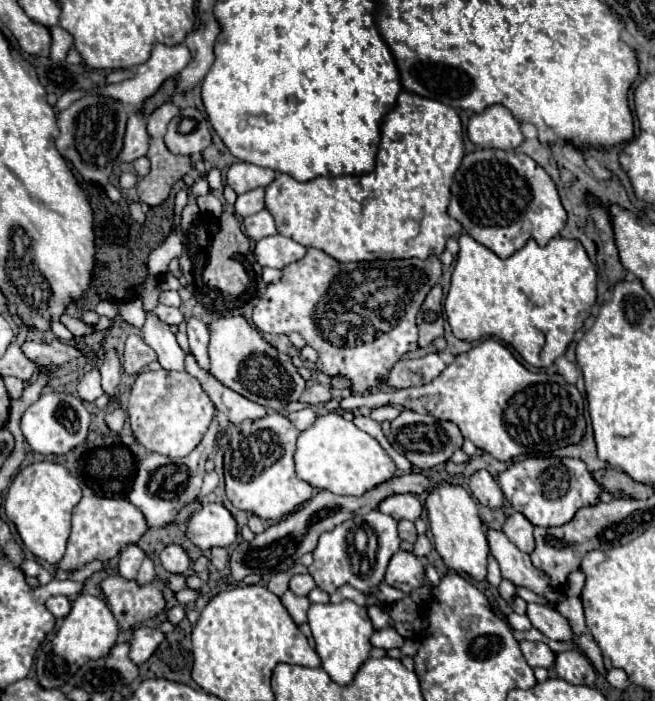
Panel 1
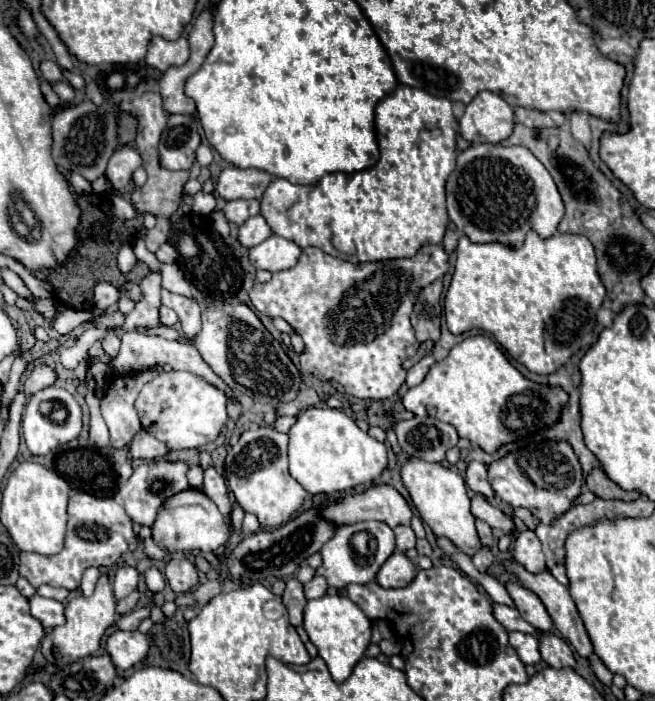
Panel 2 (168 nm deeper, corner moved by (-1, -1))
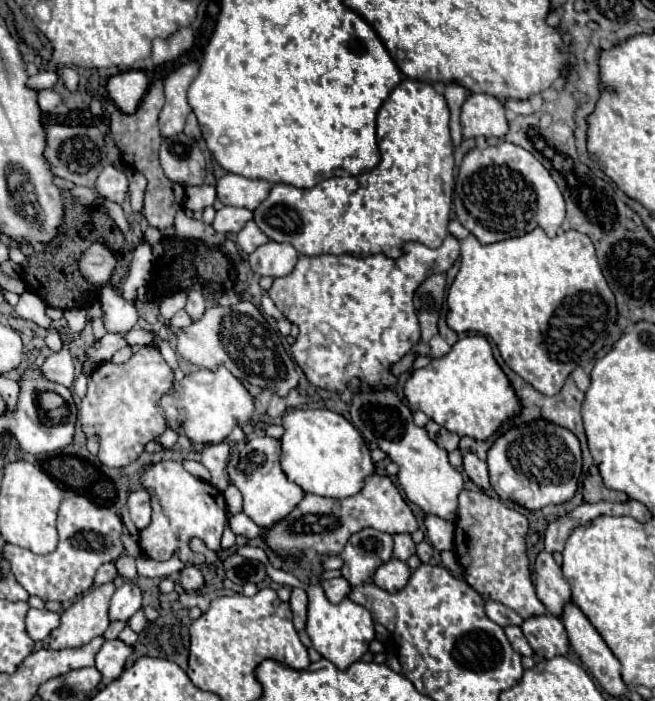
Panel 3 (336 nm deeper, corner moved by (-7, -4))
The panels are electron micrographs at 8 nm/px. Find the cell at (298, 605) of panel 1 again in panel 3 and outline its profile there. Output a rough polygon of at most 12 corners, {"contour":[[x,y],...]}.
{"contour":[[292,588],[290,597],[296,630],[306,626],[308,594],[304,588]]}

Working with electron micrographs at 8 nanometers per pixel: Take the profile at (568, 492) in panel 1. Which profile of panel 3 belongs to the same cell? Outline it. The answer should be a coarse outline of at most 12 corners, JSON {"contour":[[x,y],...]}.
{"contour":[[536,420],[488,450],[490,484],[528,510],[578,490],[580,442]]}

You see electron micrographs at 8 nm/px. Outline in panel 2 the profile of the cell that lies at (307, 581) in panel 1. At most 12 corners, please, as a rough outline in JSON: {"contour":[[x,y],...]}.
{"contour":[[316,575],[304,585],[306,599],[320,599],[328,591],[328,581]]}

